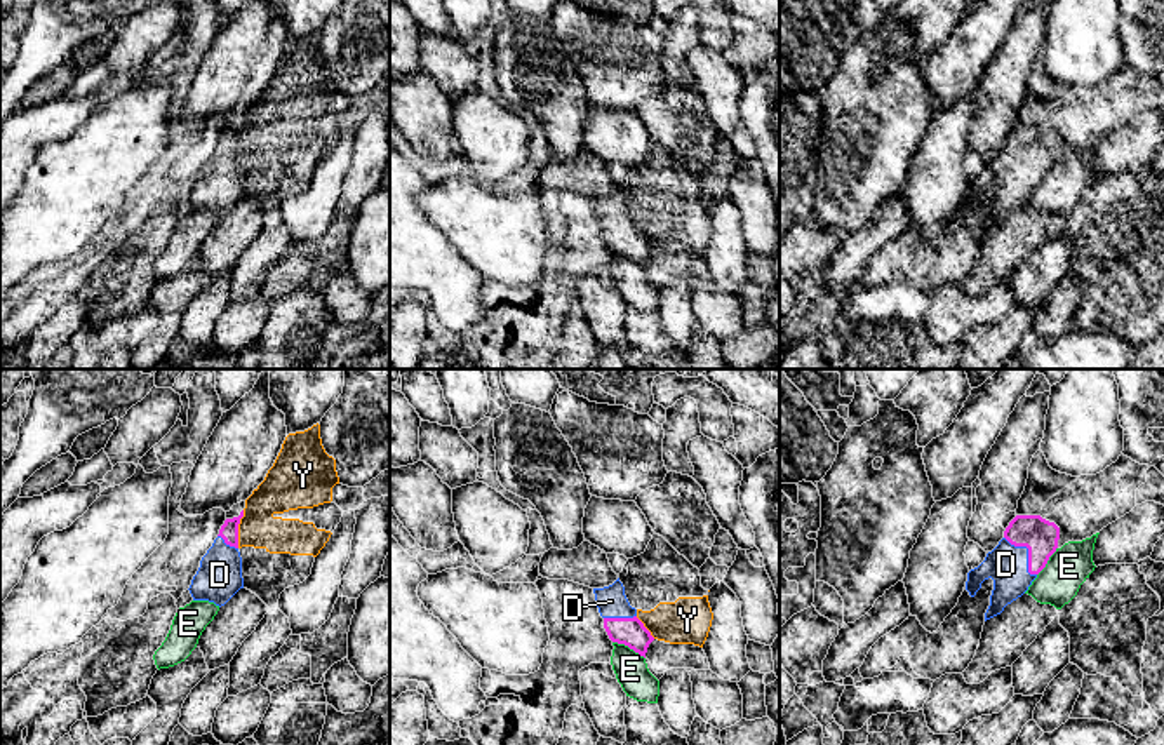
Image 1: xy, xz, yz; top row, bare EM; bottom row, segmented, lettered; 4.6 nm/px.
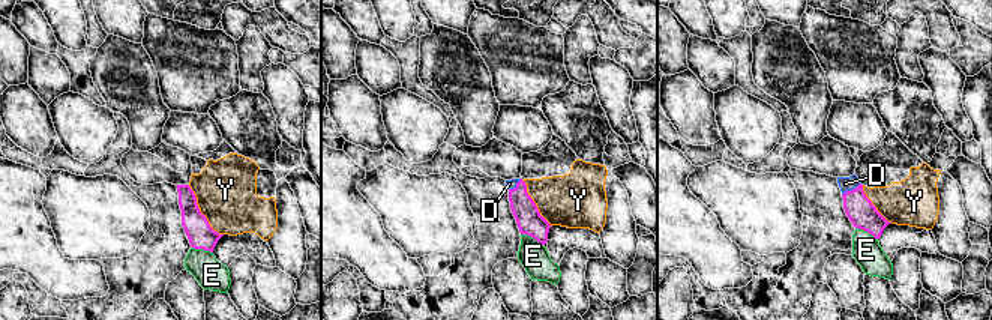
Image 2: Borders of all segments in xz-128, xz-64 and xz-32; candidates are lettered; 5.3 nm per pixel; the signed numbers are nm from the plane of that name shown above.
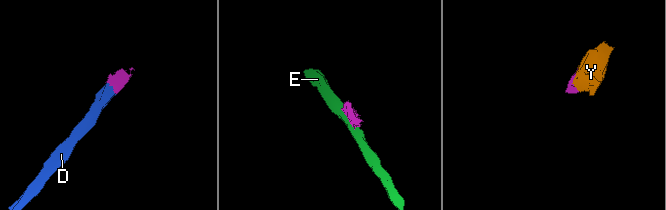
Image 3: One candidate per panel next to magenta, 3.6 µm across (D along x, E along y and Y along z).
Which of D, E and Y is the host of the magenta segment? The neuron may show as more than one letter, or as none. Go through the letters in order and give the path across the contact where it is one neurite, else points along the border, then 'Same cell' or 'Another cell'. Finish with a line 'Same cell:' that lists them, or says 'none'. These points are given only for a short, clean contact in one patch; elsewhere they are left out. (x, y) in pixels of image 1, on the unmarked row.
D: Path across: yz (1041, 147), (1029, 162), (1006, 174). Same cell
E: Boundary: xz (613, 251), (627, 255), (644, 268). Another cell
Y: Another cell
Same cell: D

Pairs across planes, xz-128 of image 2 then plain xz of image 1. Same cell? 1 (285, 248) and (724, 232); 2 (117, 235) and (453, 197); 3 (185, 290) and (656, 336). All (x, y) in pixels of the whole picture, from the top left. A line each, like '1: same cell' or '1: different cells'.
1: same cell
2: same cell
3: different cells

